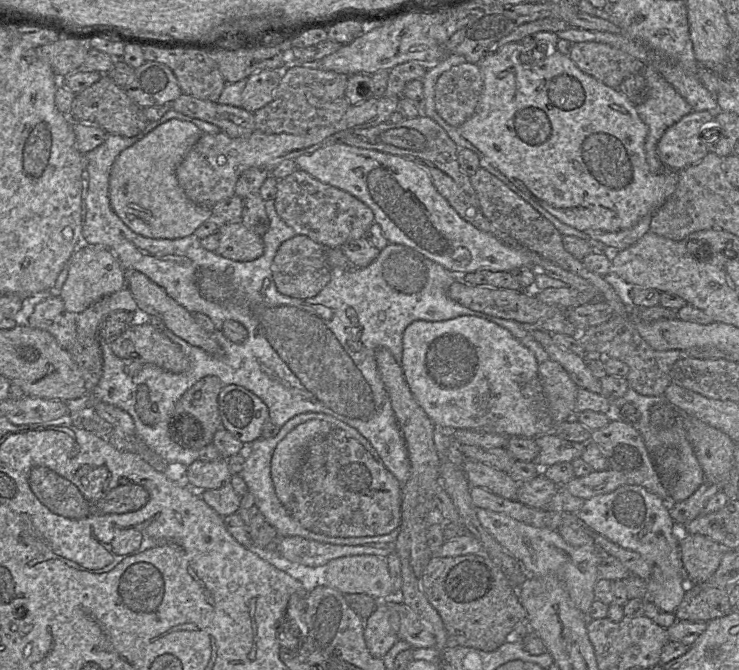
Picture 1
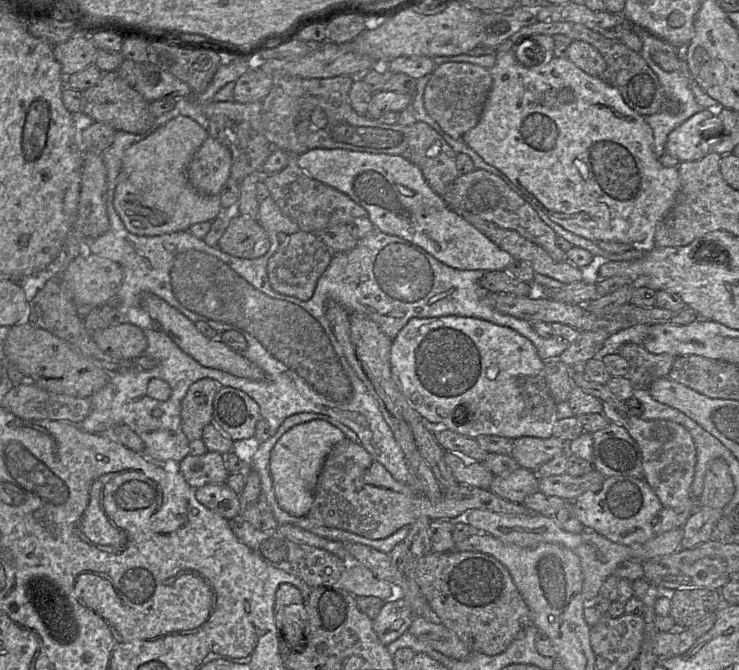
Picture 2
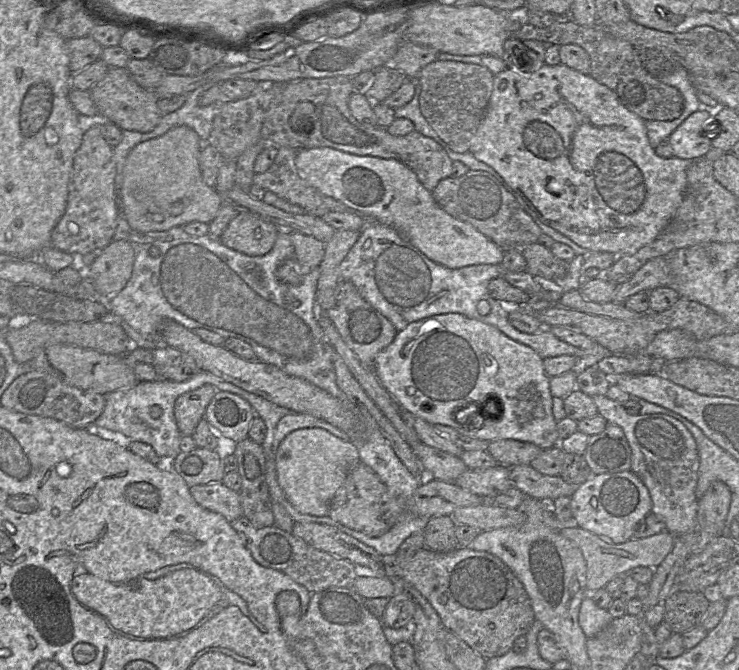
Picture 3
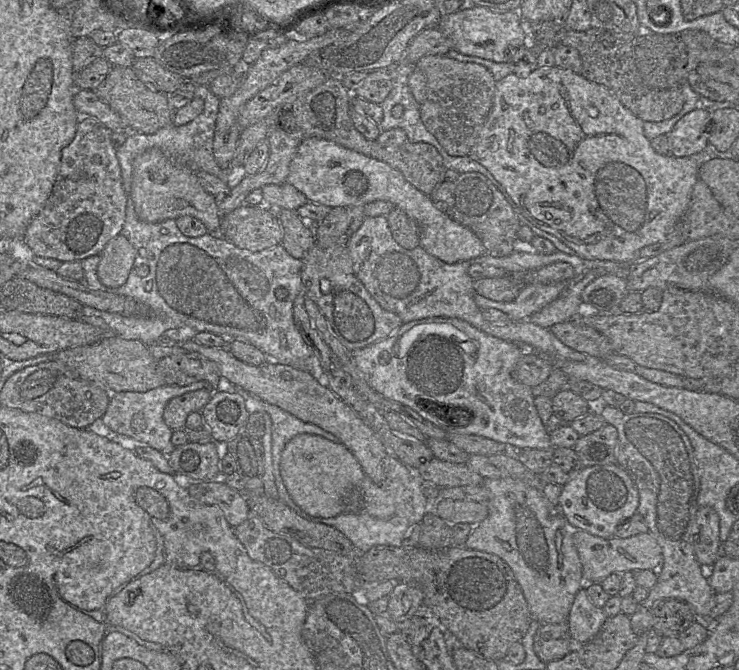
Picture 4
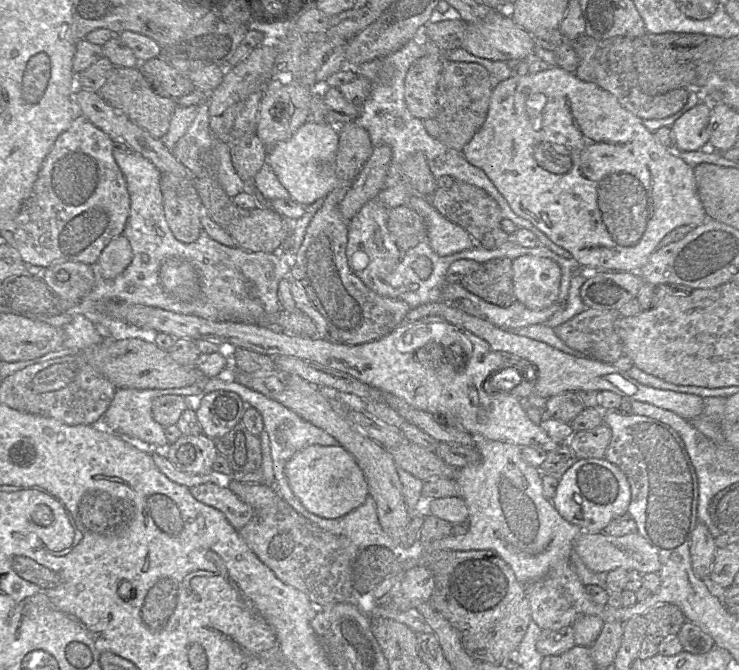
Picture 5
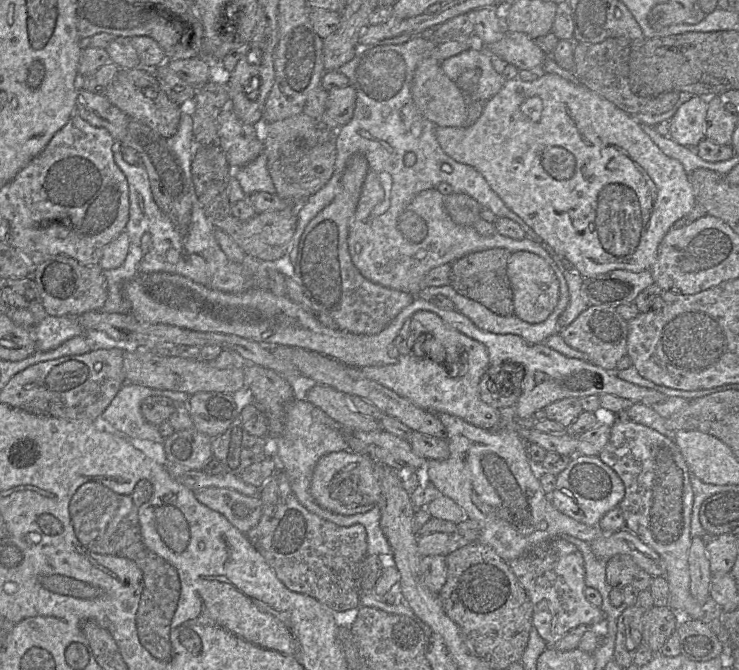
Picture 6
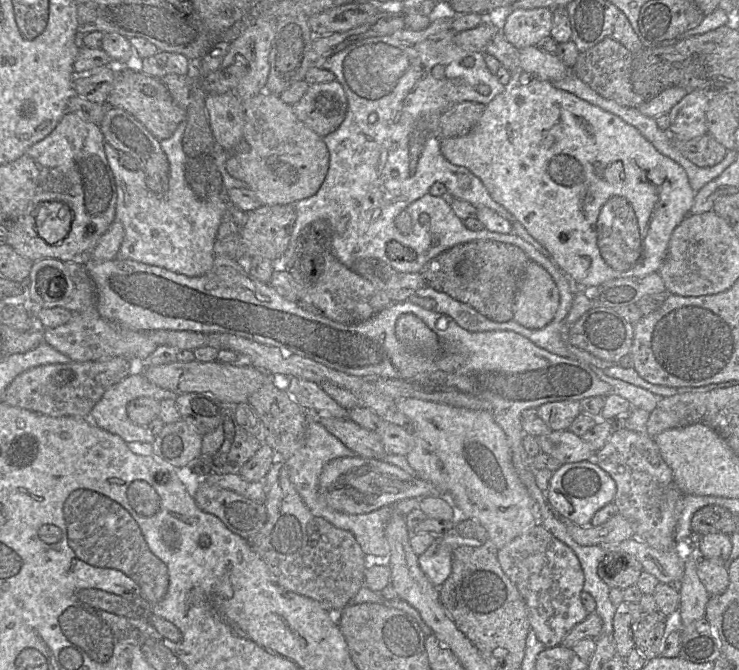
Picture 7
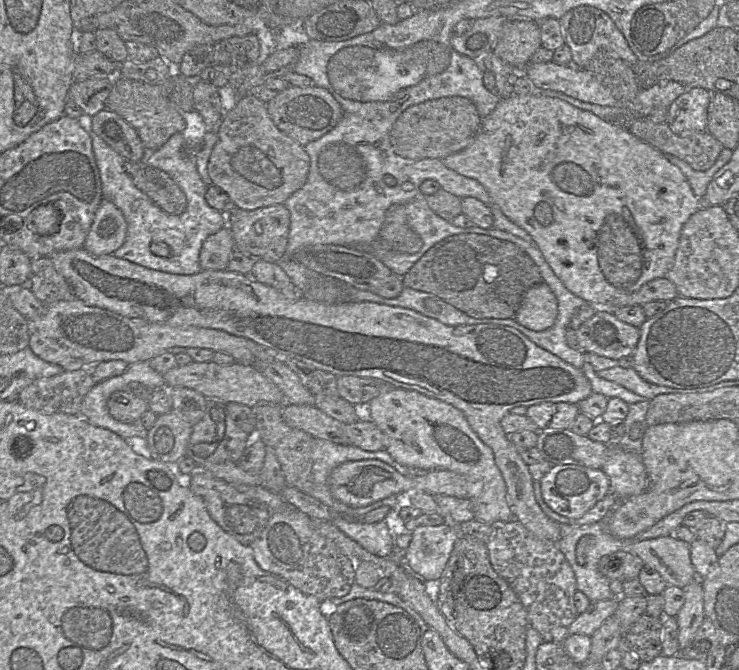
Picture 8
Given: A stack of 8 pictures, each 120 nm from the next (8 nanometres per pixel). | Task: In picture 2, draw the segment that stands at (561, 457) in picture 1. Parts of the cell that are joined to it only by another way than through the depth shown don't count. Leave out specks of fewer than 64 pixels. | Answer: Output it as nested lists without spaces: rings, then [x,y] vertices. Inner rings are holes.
[[[554,435],[549,438],[519,437],[513,440],[510,455],[521,468],[537,471],[554,457],[567,453],[567,443]]]

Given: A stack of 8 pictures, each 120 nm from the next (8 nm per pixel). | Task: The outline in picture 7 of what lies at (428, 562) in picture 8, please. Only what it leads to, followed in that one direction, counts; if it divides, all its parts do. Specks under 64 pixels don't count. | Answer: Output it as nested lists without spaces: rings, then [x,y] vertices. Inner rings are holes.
[[[455,531],[449,535],[439,535],[429,548],[418,556],[421,570],[436,588],[439,588],[449,577],[452,553],[461,542]]]

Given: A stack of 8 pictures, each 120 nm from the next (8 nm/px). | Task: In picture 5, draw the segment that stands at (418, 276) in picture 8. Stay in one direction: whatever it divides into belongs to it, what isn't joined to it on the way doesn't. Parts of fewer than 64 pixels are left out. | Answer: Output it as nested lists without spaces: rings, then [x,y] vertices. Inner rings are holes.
[[[506,257],[481,263],[474,272],[459,282],[469,292],[499,307],[516,301],[512,282],[512,260]]]

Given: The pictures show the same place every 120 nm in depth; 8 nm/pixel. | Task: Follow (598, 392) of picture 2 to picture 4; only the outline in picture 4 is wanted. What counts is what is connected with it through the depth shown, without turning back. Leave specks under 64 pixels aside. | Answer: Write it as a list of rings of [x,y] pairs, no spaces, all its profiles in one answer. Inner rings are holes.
[[[602,404],[595,405],[597,412],[606,424],[613,425],[618,431],[616,463],[633,480],[639,495],[636,513],[643,516],[650,533],[662,549],[663,562],[657,571],[657,582],[650,589],[648,597],[641,607],[652,609],[658,601],[666,598],[681,599],[693,608],[698,619],[710,623],[708,614],[712,608],[712,599],[716,594],[708,582],[707,569],[697,561],[694,552],[696,534],[697,498],[700,491],[700,476],[696,465],[694,450],[685,432],[673,420],[656,413],[624,414],[619,408]]]

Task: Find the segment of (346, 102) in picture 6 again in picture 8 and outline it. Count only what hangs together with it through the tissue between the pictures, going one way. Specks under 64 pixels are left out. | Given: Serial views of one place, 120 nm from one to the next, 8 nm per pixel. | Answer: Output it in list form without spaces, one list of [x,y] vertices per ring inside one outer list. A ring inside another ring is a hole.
[[[289,86],[266,103],[268,113],[275,125],[287,136],[305,146],[331,129],[340,121],[343,110],[340,103],[325,88],[319,86]]]

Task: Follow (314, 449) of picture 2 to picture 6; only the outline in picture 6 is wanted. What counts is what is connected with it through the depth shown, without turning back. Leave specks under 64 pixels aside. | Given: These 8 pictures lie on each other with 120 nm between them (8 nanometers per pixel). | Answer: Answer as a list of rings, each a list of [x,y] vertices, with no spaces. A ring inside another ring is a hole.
[[[349,450],[324,455],[314,468],[310,484],[312,498],[322,508],[337,514],[354,515],[371,510],[379,505],[381,498],[376,463],[368,455]]]

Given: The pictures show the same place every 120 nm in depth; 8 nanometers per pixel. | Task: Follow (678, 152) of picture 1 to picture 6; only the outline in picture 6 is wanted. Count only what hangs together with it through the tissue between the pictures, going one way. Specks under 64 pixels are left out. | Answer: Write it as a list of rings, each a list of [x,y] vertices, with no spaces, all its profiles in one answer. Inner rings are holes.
[[[694,95],[683,103],[670,121],[670,134],[677,143],[695,148],[706,138],[707,99]]]

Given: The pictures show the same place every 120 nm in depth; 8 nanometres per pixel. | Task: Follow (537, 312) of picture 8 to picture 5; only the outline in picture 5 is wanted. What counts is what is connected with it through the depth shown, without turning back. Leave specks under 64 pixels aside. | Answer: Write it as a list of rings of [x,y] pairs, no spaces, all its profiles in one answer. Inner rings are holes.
[[[522,255],[512,260],[512,282],[518,302],[529,309],[541,310],[558,297],[561,269],[552,259]]]

